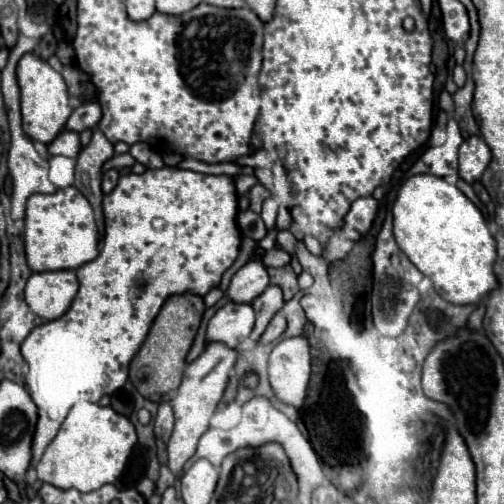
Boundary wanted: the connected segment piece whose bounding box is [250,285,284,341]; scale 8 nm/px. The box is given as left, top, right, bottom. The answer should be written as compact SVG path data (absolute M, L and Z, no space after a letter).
M270 285L260 297L256 297L256 301L252 301L252 307L256 311L256 325L250 333L252 341L258 341L266 329L266 325L270 323L270 319L274 317L274 313L284 305L282 299L282 289L276 285Z

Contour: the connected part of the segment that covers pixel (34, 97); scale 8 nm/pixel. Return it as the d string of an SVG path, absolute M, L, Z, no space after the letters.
M26 53L18 61L16 79L18 79L18 87L20 87L22 127L24 127L26 135L32 137L32 139L36 139L36 141L40 141L40 143L50 143L64 129L64 121L72 113L64 77L58 71L54 71L48 65L48 61L44 61L36 53Z

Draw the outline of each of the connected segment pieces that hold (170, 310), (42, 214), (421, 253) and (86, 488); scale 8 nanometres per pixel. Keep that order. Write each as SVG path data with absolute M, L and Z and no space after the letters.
M174 295L170 297L164 307L160 309L158 317L154 319L154 325L142 343L140 351L130 363L130 381L138 389L138 393L150 401L160 401L164 393L178 389L182 381L182 373L186 367L186 353L194 341L194 335L198 331L202 313L204 313L204 301L202 297L194 295Z
M76 187L58 189L52 195L32 195L26 203L24 231L26 259L32 271L78 269L98 255L98 231L92 207Z
M414 175L402 183L392 205L394 239L414 267L432 279L438 295L456 305L478 303L498 283L492 271L496 241L480 209L442 177Z
M78 401L36 465L38 479L58 489L78 489L82 493L96 491L122 475L136 441L138 435L128 417L116 413L112 407Z

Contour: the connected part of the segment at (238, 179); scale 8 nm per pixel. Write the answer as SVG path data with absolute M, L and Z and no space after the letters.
M236 175L236 177L232 177L232 181L234 181L234 187L236 187L236 193L242 197L242 195L246 195L246 193L250 191L250 187L256 183L256 177Z

